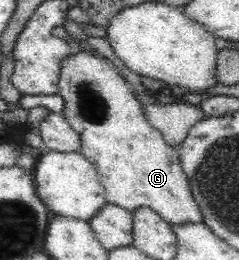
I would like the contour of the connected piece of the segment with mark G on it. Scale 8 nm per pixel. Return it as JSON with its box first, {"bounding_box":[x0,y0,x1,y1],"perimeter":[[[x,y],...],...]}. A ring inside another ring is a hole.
{"bounding_box":[58,48,202,224],"perimeter":[[[80,48],[60,59],[58,85],[58,95],[63,99],[61,114],[77,132],[80,152],[93,162],[107,202],[119,205],[131,213],[137,206],[148,207],[169,224],[202,221],[202,213],[191,195],[188,180],[181,169],[177,148],[167,144],[163,134],[149,123],[143,104],[131,93],[127,80],[114,62],[98,50]]]}

